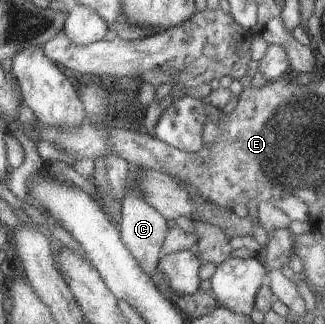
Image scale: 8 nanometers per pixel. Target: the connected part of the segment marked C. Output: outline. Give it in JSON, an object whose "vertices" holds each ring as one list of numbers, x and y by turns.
{"vertices":[[132,189,120,200,120,221,118,230,123,244,134,256,135,262,142,271,151,279,156,274,156,266,161,257,160,248,164,241,165,233,168,231,167,222,150,204,138,194,138,189]]}

